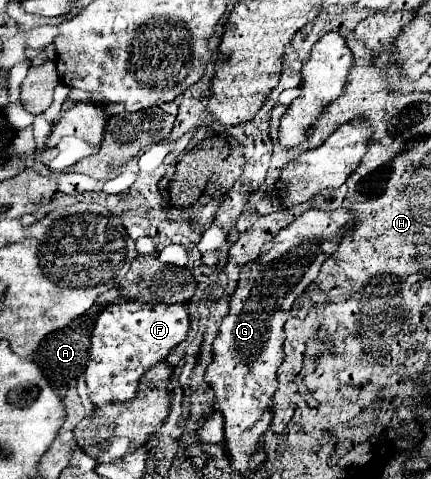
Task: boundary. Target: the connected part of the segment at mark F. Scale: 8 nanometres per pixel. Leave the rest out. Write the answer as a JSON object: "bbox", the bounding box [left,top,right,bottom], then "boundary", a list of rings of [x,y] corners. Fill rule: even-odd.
{"bbox":[86,300,190,406],"boundary":[[[126,300],[108,304],[94,326],[86,362],[86,388],[94,406],[132,400],[140,378],[158,362],[166,360],[190,330],[190,314],[184,304],[148,304]]]}

